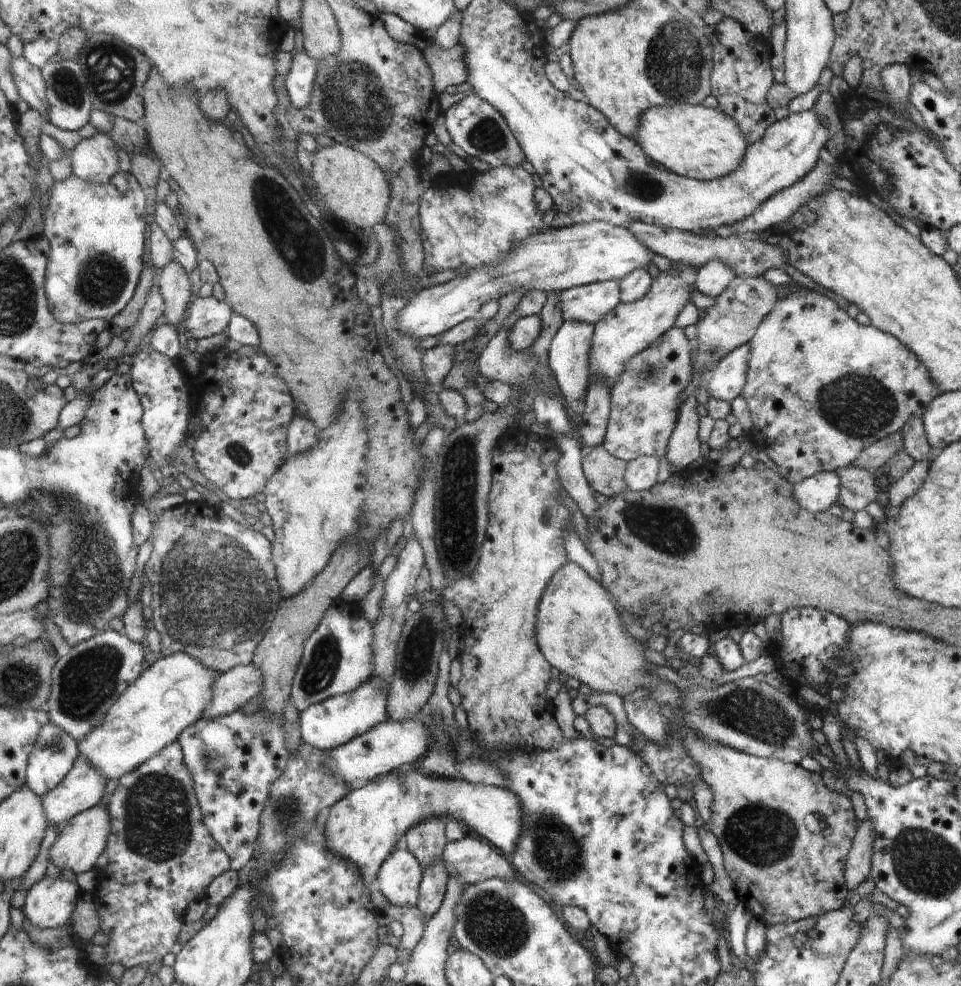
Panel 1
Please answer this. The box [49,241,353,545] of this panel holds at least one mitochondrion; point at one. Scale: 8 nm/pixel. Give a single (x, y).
(101, 279)

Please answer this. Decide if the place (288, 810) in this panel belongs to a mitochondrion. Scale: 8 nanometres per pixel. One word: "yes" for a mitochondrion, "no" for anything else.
yes

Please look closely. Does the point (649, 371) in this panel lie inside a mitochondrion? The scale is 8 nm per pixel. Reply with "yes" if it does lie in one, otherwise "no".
yes

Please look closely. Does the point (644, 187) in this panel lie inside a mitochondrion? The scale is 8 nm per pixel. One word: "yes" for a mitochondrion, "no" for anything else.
yes

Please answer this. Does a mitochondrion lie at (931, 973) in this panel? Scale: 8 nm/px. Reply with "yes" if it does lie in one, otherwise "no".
yes

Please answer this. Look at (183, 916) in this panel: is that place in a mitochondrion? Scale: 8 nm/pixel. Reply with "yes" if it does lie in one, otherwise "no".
no

